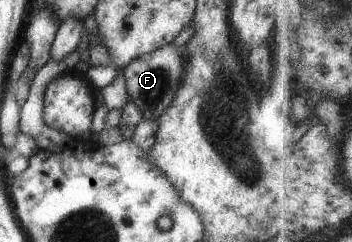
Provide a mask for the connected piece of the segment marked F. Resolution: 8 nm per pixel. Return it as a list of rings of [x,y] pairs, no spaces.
[[[165,44],[156,50],[133,58],[122,71],[125,80],[127,100],[139,109],[143,119],[155,120],[165,111],[175,95],[180,82],[182,63],[186,60],[184,46],[180,48]]]

